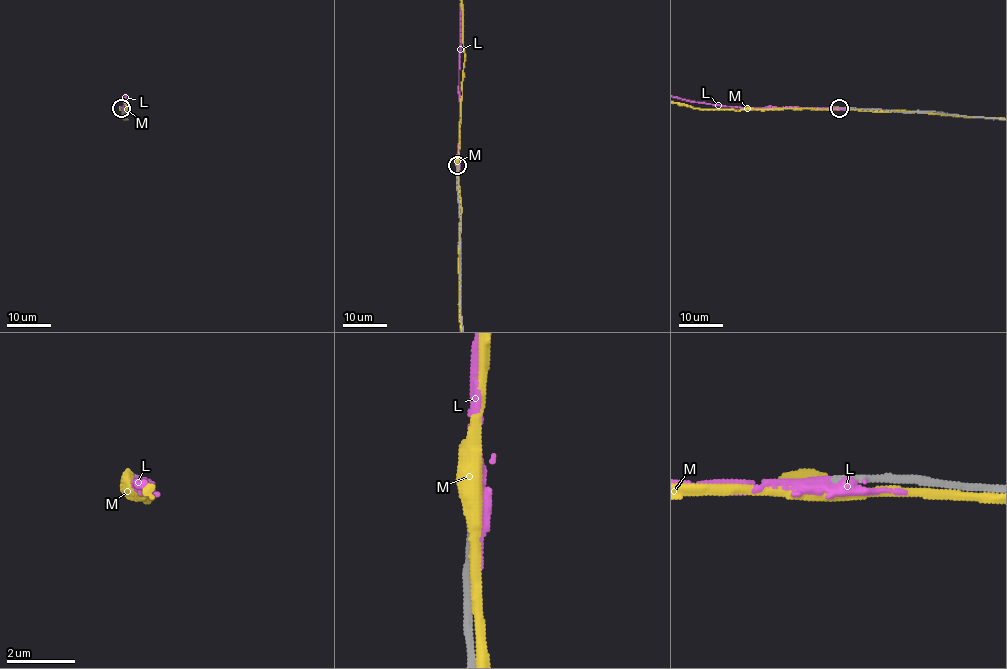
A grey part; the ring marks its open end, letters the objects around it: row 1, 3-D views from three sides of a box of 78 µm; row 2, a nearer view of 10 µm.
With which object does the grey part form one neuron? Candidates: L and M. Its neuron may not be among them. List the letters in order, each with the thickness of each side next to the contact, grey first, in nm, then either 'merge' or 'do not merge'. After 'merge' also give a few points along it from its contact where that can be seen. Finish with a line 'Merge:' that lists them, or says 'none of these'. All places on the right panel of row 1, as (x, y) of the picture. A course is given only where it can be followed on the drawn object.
L: 280 nm thick on the grey side, 320 nm on the other; merge
M: 320 nm thick on the grey side, 420 nm on the other; do not merge
Merge: L

